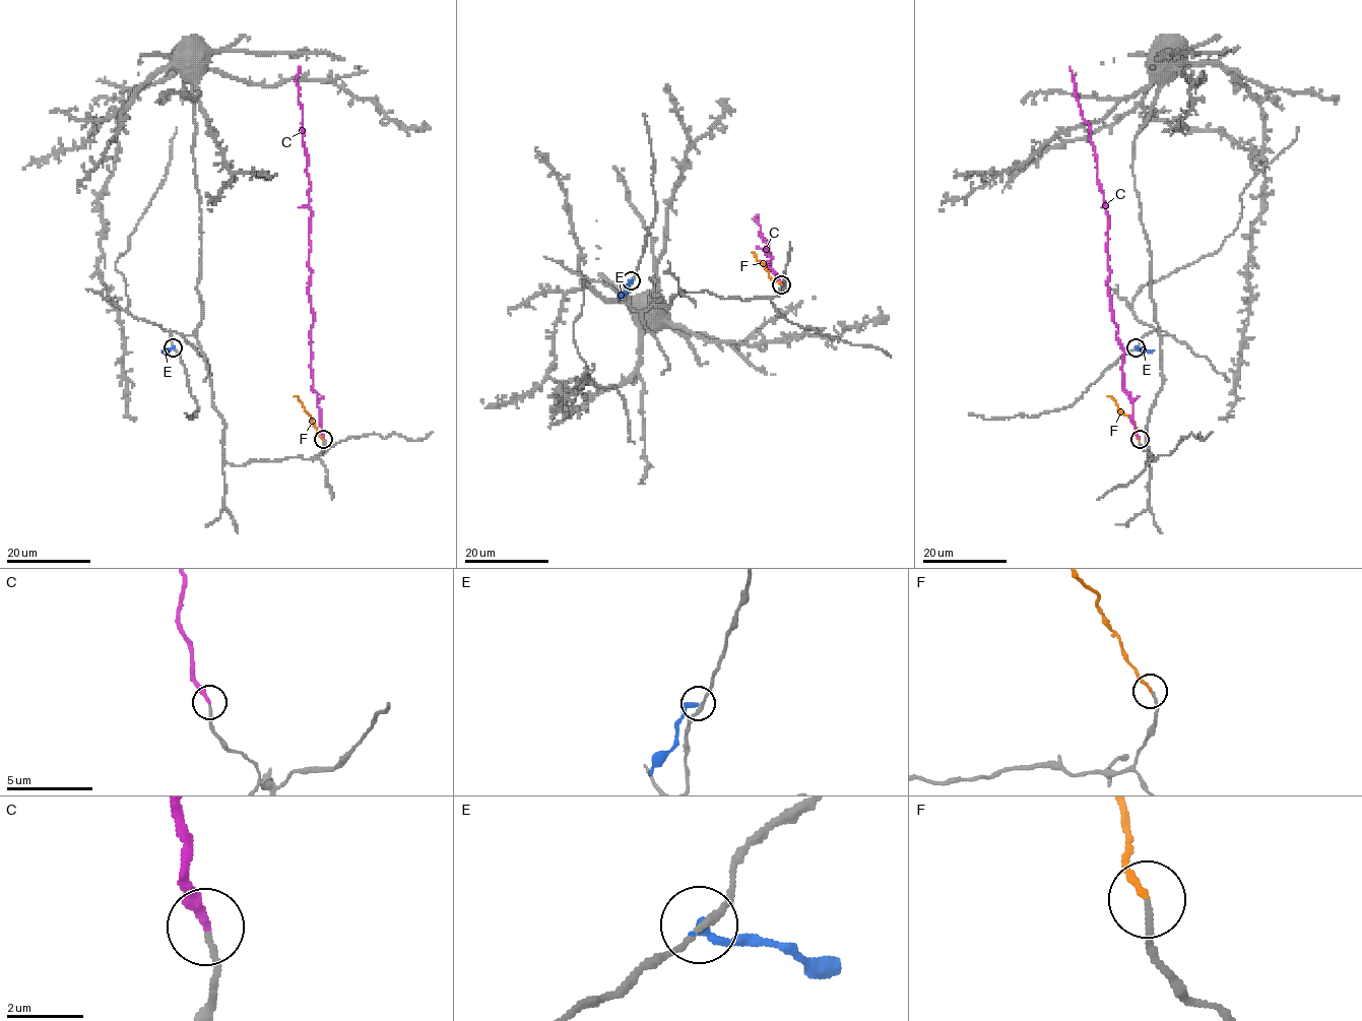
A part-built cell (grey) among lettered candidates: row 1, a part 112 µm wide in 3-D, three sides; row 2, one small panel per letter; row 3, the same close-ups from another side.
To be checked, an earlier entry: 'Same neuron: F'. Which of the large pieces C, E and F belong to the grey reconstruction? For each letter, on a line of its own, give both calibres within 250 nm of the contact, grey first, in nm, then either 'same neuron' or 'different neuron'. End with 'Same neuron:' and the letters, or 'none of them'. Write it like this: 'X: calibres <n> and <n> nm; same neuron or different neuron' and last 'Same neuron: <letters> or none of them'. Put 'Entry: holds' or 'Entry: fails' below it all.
C: calibres 130 and 260 nm; different neuron
E: calibres 160 and 240 nm; different neuron
F: calibres 130 and 180 nm; same neuron
Same neuron: F
Entry: holds

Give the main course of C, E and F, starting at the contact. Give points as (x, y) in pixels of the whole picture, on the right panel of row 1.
C: (1140, 439), (1132, 399), (1123, 388), (1123, 348), (1107, 284), (1109, 214), (1069, 66)
E: (1136, 347), (1153, 351)
F: (1140, 439), (1134, 422), (1108, 396)

